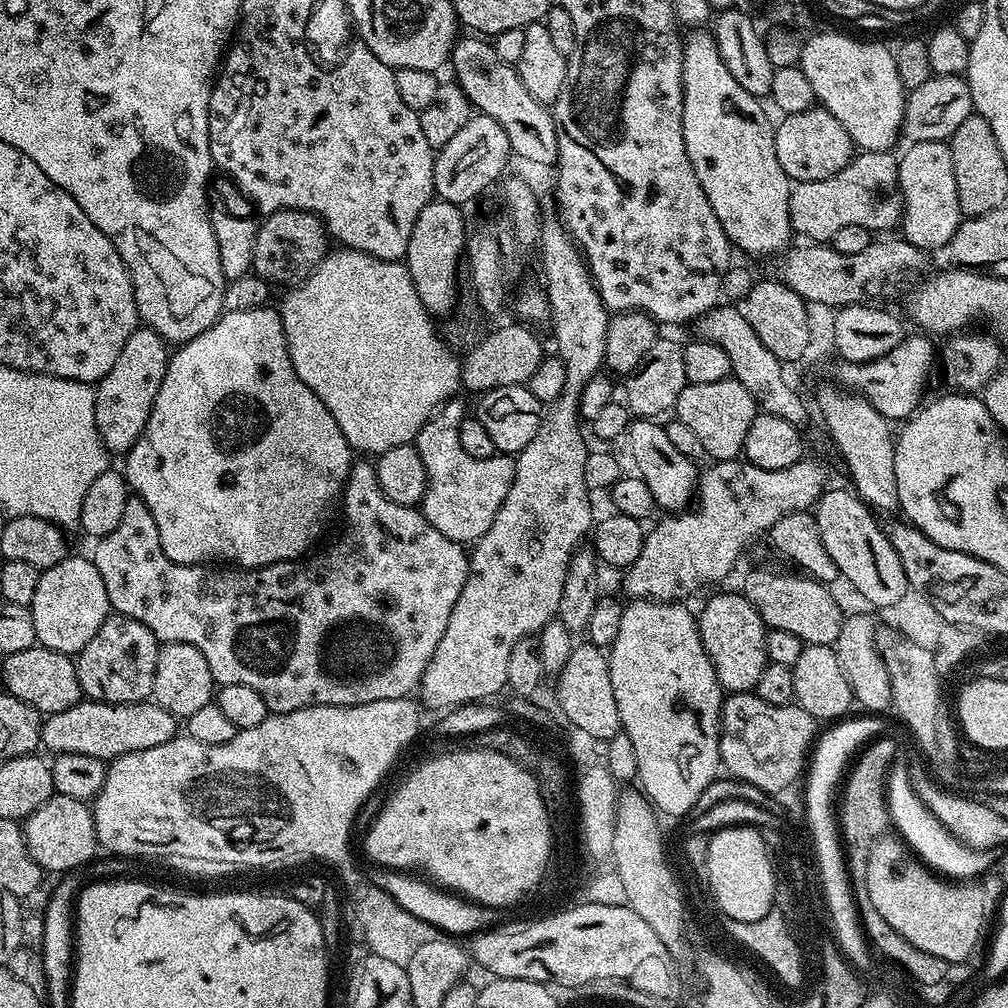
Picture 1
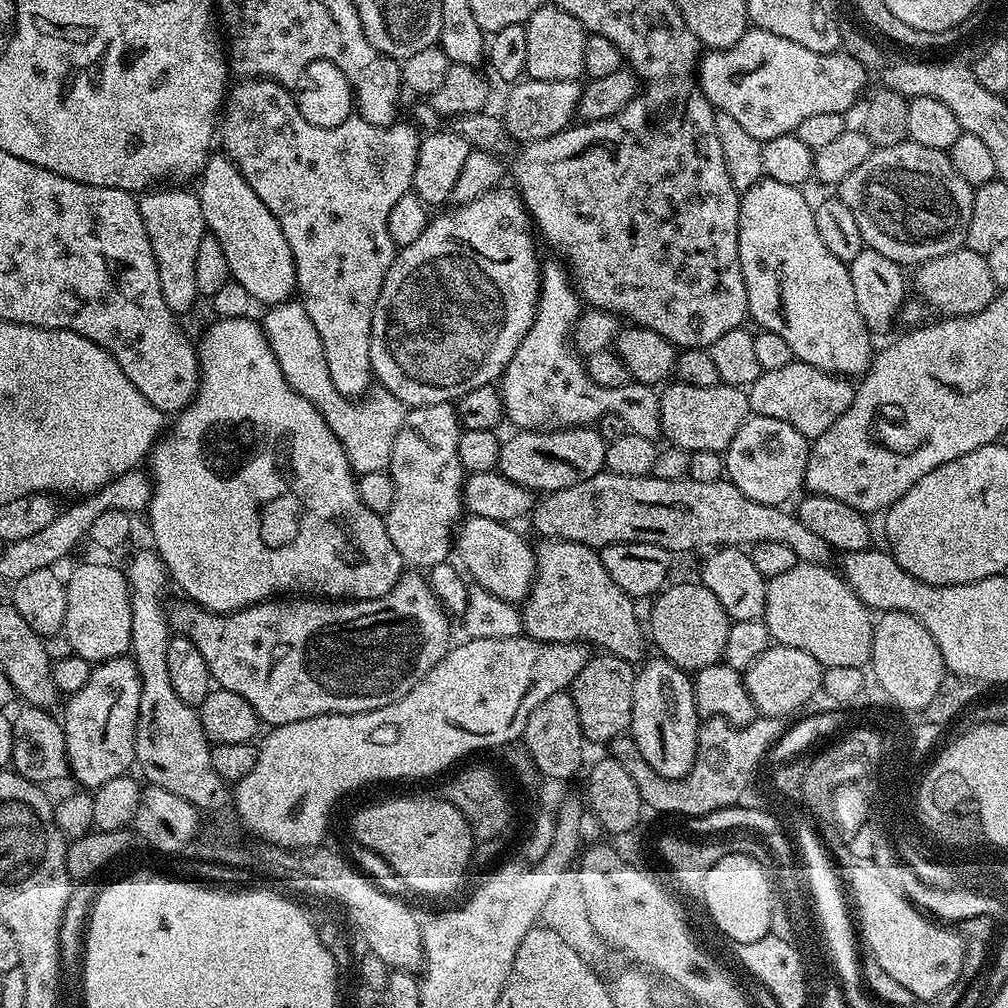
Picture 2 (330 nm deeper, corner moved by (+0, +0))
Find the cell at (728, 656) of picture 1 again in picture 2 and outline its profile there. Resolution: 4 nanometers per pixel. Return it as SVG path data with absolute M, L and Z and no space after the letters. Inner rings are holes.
M699 582L665 587L651 601L652 613L646 616L646 628L652 631L652 640L661 657L677 664L689 674L695 674L706 666L721 663L726 650L726 634L730 634L730 618L722 610L722 602Z

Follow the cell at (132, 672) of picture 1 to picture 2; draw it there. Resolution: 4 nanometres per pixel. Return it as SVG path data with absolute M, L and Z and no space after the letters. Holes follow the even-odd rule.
M128 654L99 661L90 678L86 678L86 686L67 697L62 723L68 770L71 779L76 779L81 789L100 788L110 782L110 778L125 775L137 763L135 740L141 697L142 678L138 666Z

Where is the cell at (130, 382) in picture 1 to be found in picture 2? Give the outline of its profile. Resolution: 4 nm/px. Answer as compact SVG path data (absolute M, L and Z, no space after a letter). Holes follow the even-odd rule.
M160 186L148 190L139 197L140 213L146 226L146 234L150 238L150 246L154 250L154 262L158 266L158 283L162 285L162 298L166 298L166 306L177 314L188 312L198 301L198 282L194 282L194 261L198 259L198 246L206 235L200 197L195 191L187 192L184 186Z

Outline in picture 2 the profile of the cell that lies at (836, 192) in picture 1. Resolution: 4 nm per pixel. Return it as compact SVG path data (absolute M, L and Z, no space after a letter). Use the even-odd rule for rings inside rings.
M911 142L875 149L870 154L870 158L866 158L866 162L862 162L862 166L858 166L858 170L850 170L848 177L839 184L838 198L842 202L846 202L846 206L850 206L854 219L858 221L858 230L862 230L865 245L878 250L878 254L886 254L886 258L890 258L895 264L901 266L909 266L908 264L919 266L930 258L938 258L942 254L957 252L960 248L965 247L970 230L970 216L974 210L973 185L968 184L966 178L962 178L962 174L958 174L958 170L954 170L954 162L950 162L948 153L942 150L930 150L930 146L918 146Z

